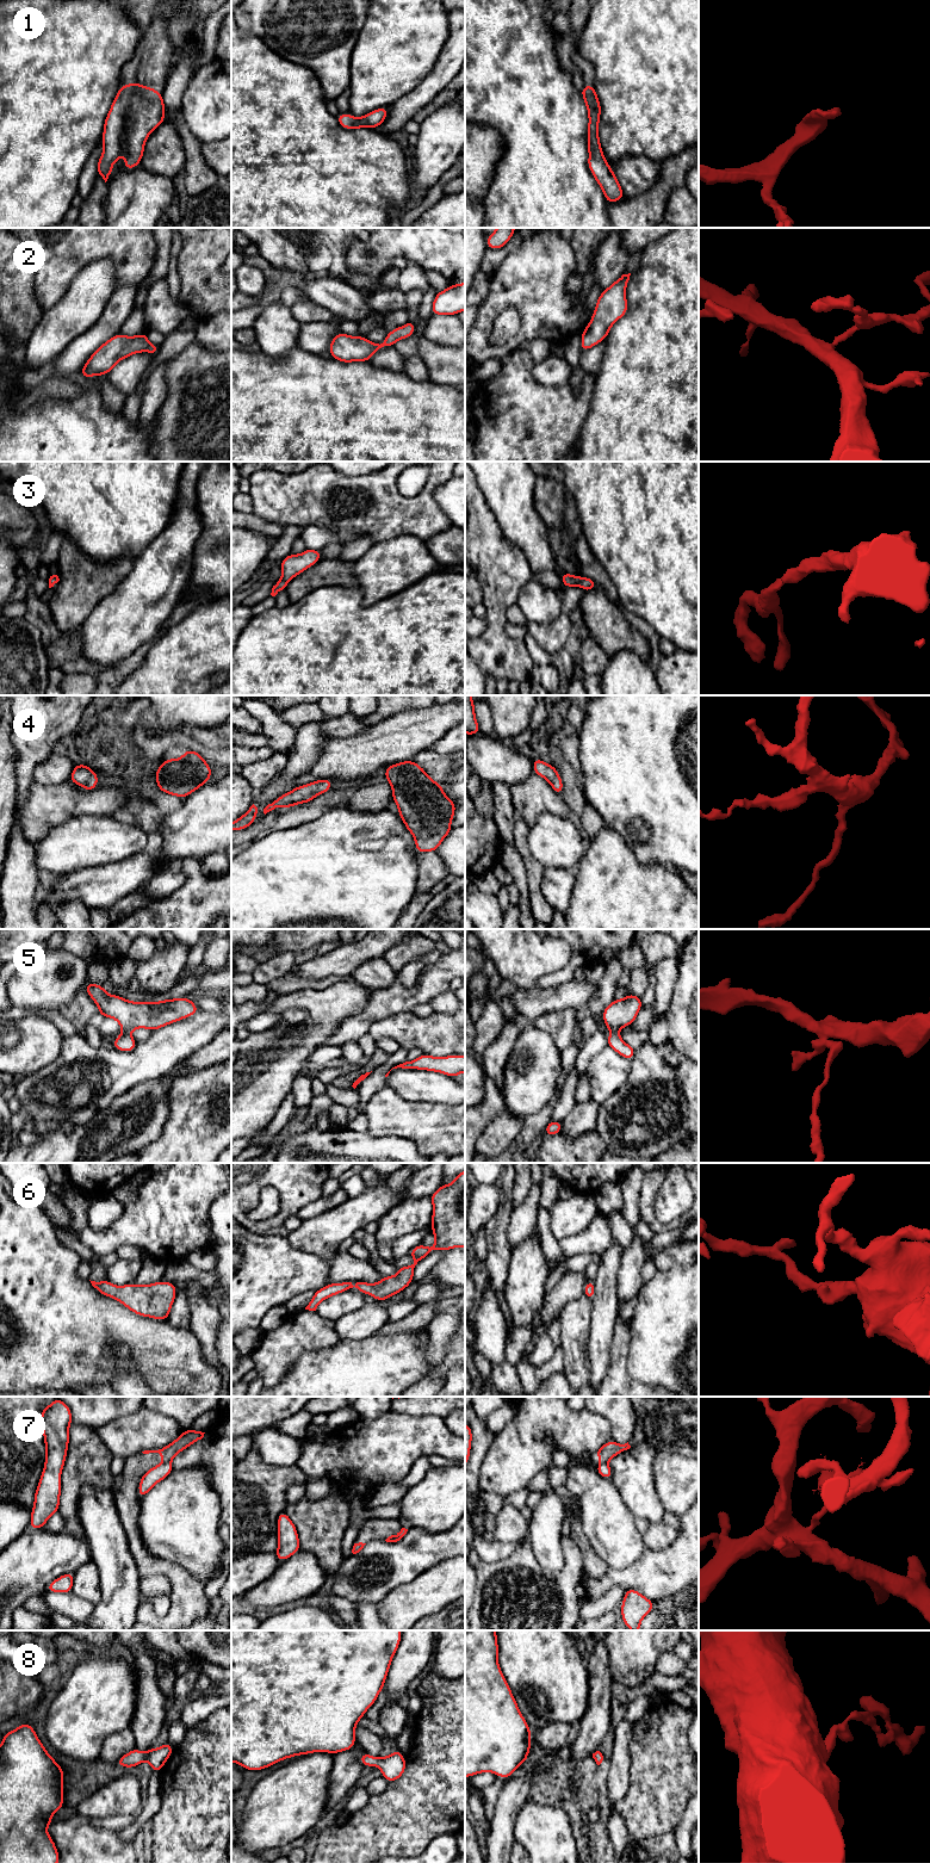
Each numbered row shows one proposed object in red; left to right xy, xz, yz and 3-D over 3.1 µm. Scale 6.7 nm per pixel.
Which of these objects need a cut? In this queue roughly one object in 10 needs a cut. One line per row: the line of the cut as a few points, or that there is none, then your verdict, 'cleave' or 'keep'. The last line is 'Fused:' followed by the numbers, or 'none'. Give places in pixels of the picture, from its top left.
1: cut none; keep
2: cut none; keep
3: cut none; keep
4: cut none; keep
5: cut xy (123, 1032), (128, 1033); cleave
6: cut none; keep
7: cut xy (165, 1461), (169, 1462); cleave
8: cut none; keep
Fused: 5, 7

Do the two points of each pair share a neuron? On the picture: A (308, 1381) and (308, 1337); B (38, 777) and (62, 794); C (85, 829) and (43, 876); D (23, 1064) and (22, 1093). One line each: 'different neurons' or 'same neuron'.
A: different neurons
B: different neurons
C: different neurons
D: different neurons

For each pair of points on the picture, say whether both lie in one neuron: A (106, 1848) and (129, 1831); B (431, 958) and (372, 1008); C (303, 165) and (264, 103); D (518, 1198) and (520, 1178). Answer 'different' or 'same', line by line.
A: different
B: different
C: same
D: same

